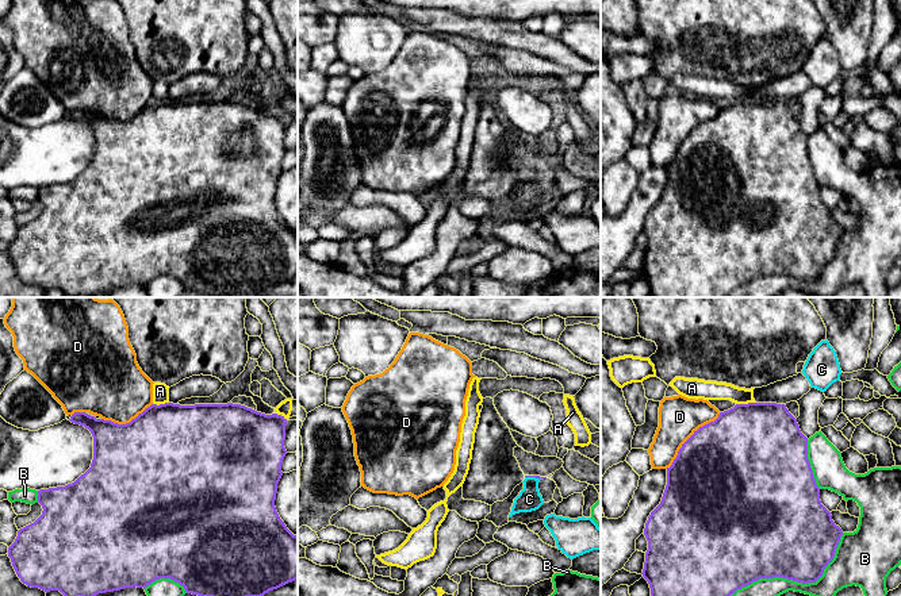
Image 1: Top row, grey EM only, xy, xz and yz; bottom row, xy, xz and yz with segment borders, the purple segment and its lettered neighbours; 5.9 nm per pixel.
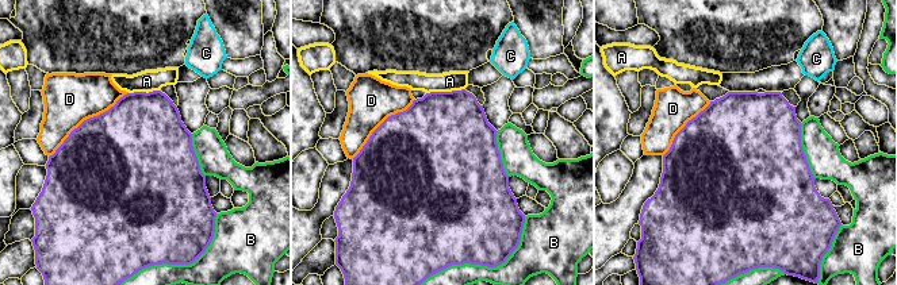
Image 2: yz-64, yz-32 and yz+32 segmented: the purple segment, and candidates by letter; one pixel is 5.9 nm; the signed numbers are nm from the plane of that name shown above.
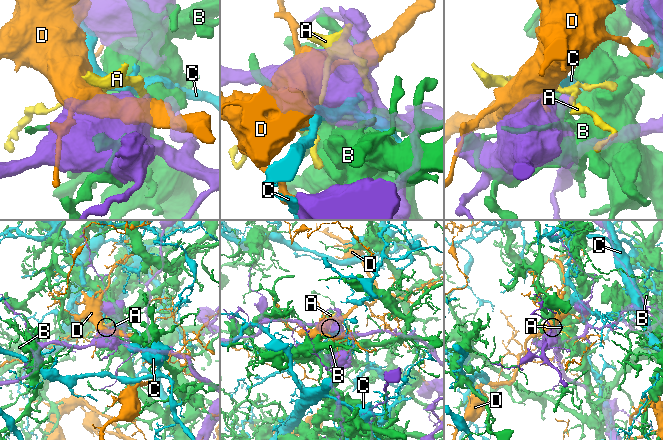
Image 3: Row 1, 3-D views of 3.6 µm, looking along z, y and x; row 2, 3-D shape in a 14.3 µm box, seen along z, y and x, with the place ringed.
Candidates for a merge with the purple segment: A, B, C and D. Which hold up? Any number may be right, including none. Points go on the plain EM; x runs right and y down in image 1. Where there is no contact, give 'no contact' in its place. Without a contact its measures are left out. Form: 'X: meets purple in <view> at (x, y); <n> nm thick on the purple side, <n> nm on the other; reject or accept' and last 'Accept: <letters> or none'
A: meets purple in yz at (746, 102); 500 nm thick on the purple side, 110 nm on the other; reject
B: meets purple in yz at (793, 277); 480 nm thick on the purple side, 200 nm on the other; reject
C: meets purple in xz at (532, 173); 20 nm thick on the purple side, 140 nm on the other; reject
D: meets purple in yz at (689, 135); 500 nm thick on the purple side, 240 nm on the other; reject
Accept: none

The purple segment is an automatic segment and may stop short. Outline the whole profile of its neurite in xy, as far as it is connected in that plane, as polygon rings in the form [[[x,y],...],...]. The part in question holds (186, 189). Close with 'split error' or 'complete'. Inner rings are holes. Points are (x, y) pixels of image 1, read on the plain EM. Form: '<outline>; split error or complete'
[[[173,100],[152,101],[126,122],[96,116],[85,109],[74,109],[72,120],[84,123],[93,134],[93,157],[91,165],[74,180],[65,184],[38,188],[42,212],[31,222],[20,226],[15,239],[8,245],[8,254],[23,281],[39,285],[46,291],[60,288],[65,296],[76,297],[124,285],[146,285],[160,276],[170,276],[184,284],[187,291],[219,297],[261,295],[298,276],[298,234],[280,216],[276,204],[277,181],[283,173],[281,161],[287,151],[284,145],[287,116],[281,112],[265,112],[241,101],[195,101]]]; complete

